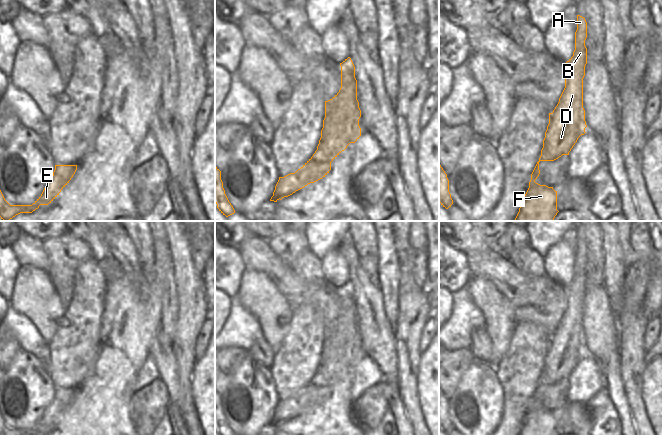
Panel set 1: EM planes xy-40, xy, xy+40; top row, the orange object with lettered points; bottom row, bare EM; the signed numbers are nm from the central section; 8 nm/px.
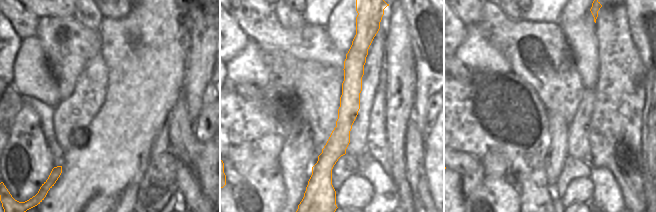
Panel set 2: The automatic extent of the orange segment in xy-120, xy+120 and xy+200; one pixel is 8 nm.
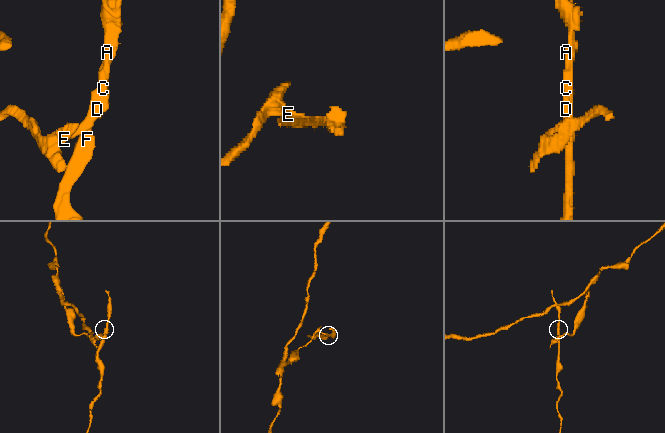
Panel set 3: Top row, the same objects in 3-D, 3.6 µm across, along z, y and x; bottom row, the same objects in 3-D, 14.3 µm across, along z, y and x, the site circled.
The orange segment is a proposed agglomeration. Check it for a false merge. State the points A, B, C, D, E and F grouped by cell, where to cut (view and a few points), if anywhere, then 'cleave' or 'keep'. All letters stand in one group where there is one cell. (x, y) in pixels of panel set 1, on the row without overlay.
A B C D F / E | xy (294, 397), (298, 400), (298, 404), (306, 409) | cleave

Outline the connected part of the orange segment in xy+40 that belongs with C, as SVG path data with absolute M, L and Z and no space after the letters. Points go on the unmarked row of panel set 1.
M577 239L575 256L575 274L565 287L565 312L552 337L543 364L541 380L529 406L529 412L523 422L519 435L558 435L557 415L553 411L535 406L540 398L540 385L554 385L569 376L587 351L583 332L583 302L587 288L587 246Z

